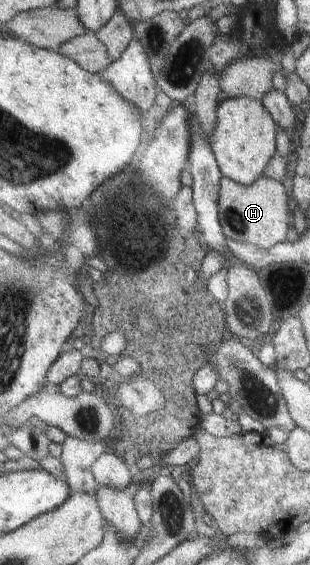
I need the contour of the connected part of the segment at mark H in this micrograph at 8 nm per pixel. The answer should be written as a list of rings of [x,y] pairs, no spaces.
[[[228,177],[221,180],[220,222],[227,238],[269,249],[293,238],[286,188],[276,179],[260,177],[252,186],[244,186]]]

